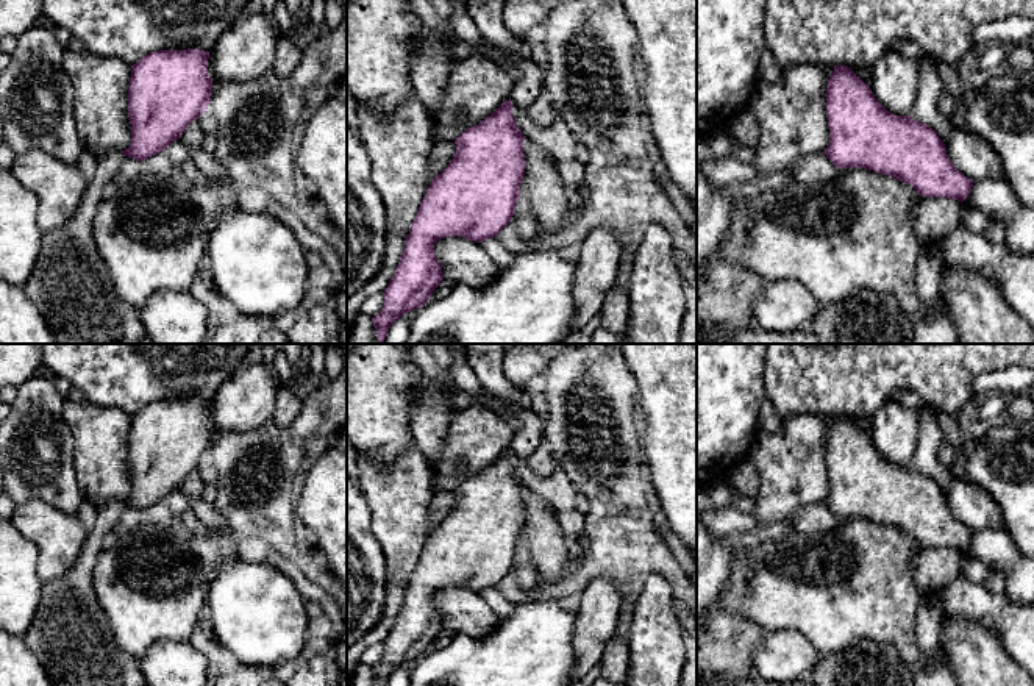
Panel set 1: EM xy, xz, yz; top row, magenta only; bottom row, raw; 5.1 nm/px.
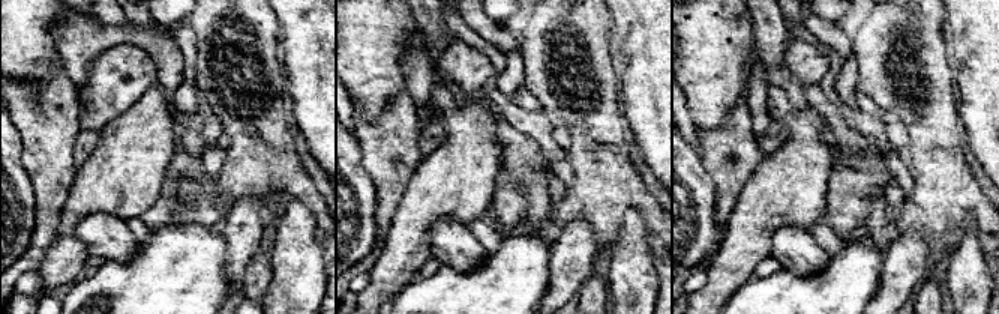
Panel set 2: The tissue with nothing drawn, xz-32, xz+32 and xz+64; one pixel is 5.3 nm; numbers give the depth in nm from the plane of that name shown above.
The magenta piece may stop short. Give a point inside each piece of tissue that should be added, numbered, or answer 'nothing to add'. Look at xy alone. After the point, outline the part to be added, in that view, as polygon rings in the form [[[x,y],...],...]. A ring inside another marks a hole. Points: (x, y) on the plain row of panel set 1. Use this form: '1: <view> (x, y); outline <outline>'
1: xy (71, 636); outline [[[122,500],[97,506],[97,519],[72,569],[58,580],[44,583],[36,614],[22,641],[37,656],[53,686],[147,686],[137,659],[123,652],[98,605],[92,584],[102,542],[123,511]]]

